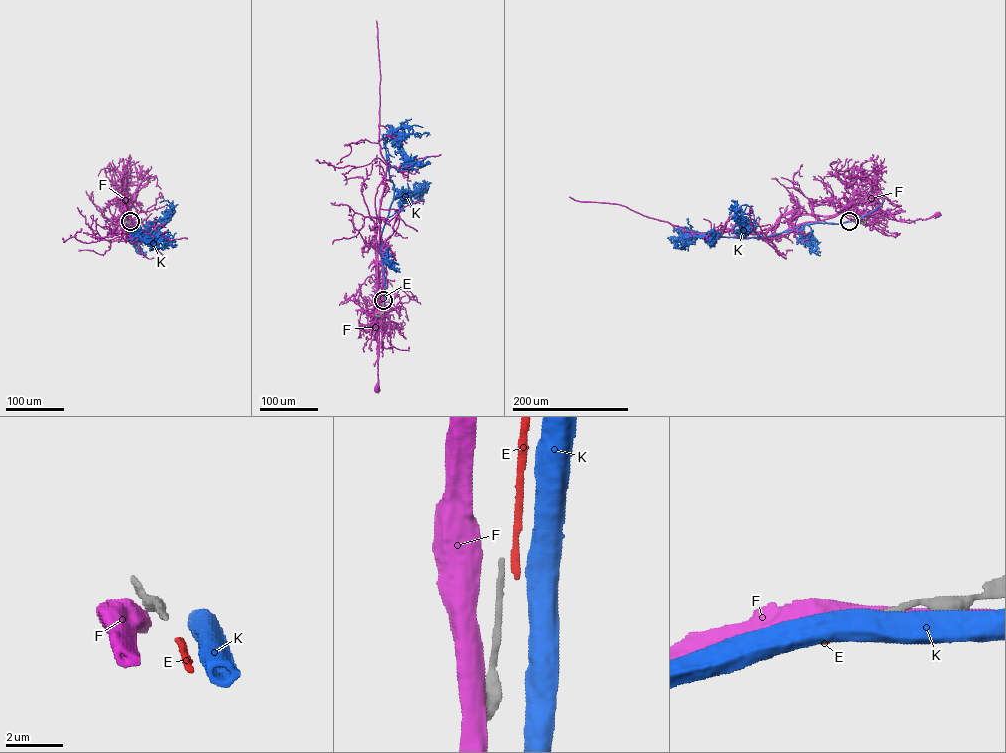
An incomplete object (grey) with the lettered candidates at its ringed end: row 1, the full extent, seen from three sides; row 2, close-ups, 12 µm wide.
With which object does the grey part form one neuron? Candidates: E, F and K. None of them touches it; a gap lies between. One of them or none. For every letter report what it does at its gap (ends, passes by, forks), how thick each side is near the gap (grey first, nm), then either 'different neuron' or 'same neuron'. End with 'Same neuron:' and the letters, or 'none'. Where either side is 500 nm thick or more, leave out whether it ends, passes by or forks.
E: it ends there; 180 nm thick on the grey side, 280 nm on the other; different neuron
F: 180 nm thick on the grey side, 800 nm on the other; different neuron
K: 180 nm thick on the grey side, 700 nm on the other; different neuron
Same neuron: none

